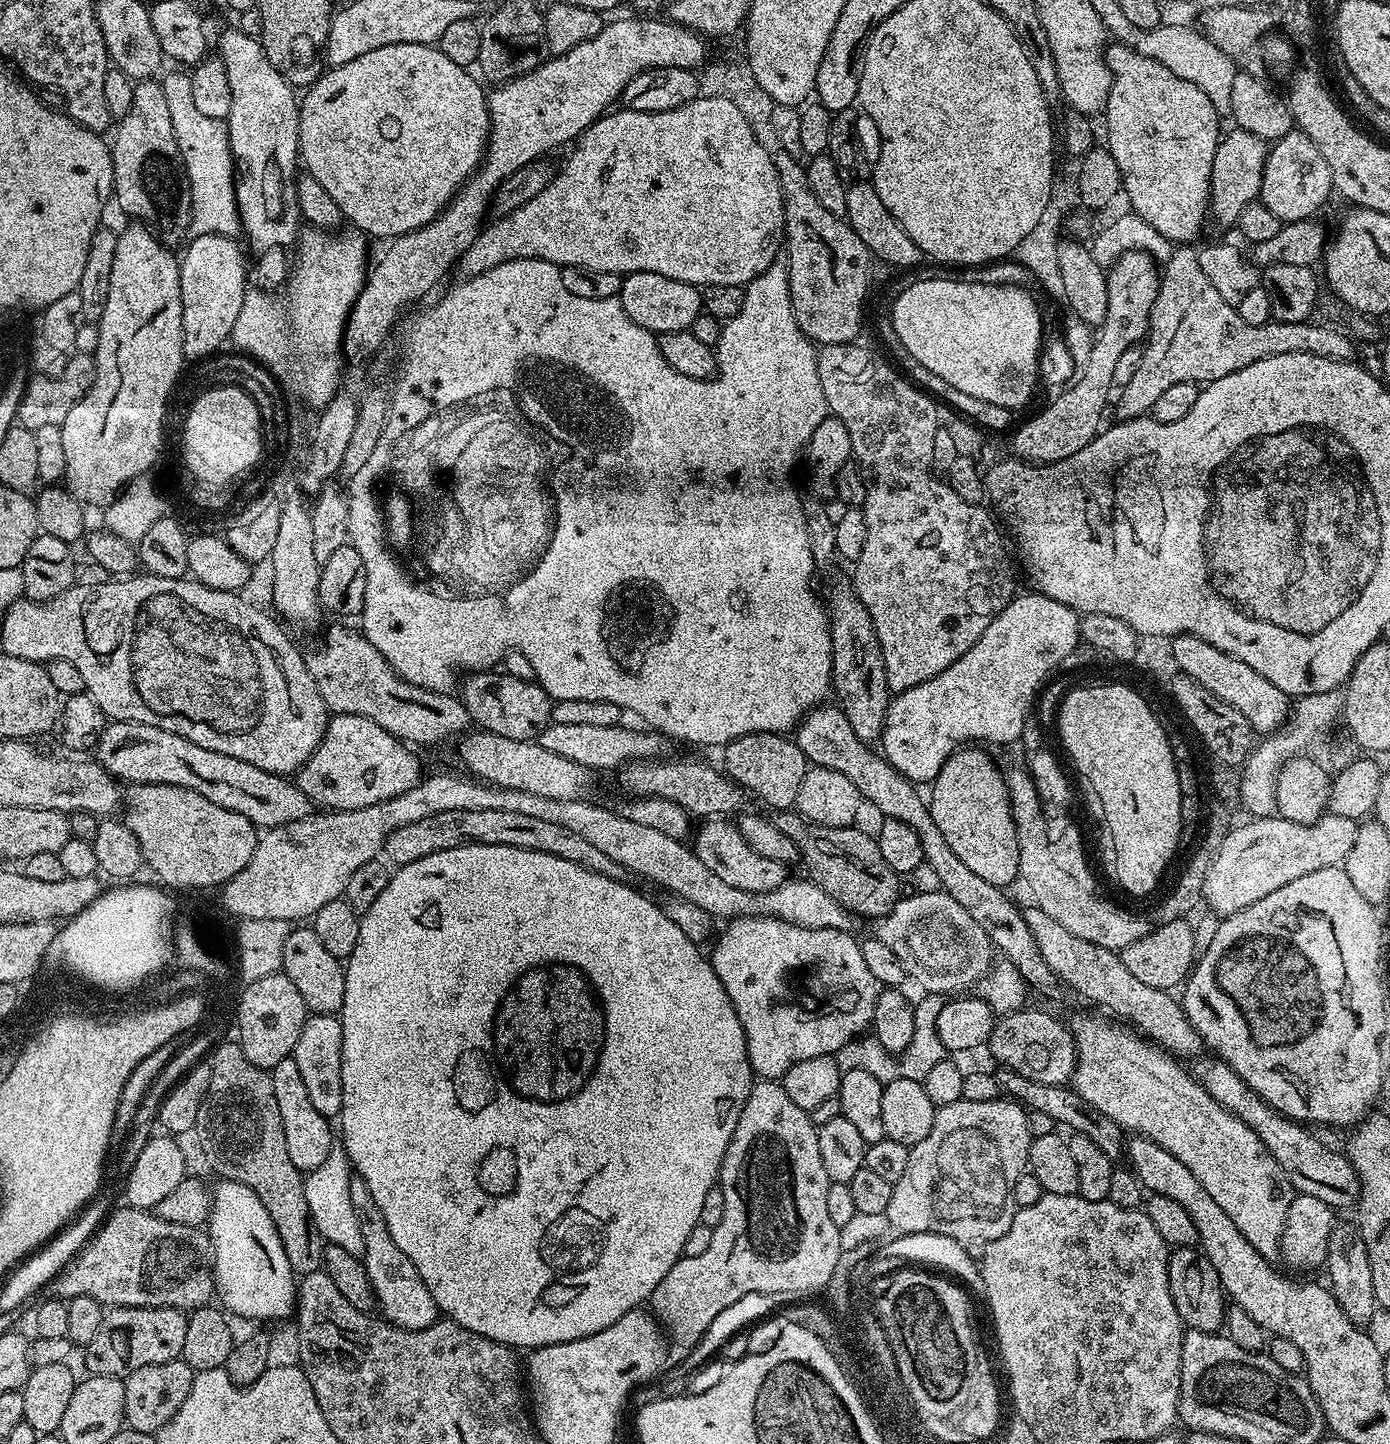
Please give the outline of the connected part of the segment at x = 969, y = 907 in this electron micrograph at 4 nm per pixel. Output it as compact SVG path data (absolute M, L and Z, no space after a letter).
M817 706L811 712L804 713L800 717L799 724L794 729L794 739L796 745L802 750L802 754L808 759L809 765L825 768L826 770L838 770L838 774L846 774L850 782L860 792L865 801L868 800L881 813L881 817L906 822L914 834L918 834L918 842L922 844L922 854L924 863L934 866L934 871L938 873L938 879L942 881L942 889L954 898L954 902L959 902L986 930L986 934L992 939L995 951L1005 960L1009 960L1018 970L1018 974L1024 980L1029 989L1032 988L1040 996L1056 996L1062 990L1062 984L1057 976L1051 972L1050 967L1043 961L1042 954L1039 953L1038 943L1035 942L1030 932L1029 926L1024 921L1024 913L1012 902L1005 889L994 886L990 882L985 882L974 874L946 846L946 838L942 835L942 830L934 823L932 811L927 806L925 797L920 797L917 785L911 780L888 765L879 751L871 745L862 742L858 734L850 727L850 722L846 722L846 714L840 707Z

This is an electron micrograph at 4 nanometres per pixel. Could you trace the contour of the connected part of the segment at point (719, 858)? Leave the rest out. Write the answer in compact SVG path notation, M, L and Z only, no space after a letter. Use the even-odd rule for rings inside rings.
M708 818L701 824L704 825L701 828L699 825L691 837L690 847L697 858L710 869L710 874L718 874L718 878L722 878L726 886L747 892L769 892L790 879L789 865L774 862L774 858L762 858L762 854L758 854L758 850L754 850L742 838L739 827L733 821L731 824L728 818Z

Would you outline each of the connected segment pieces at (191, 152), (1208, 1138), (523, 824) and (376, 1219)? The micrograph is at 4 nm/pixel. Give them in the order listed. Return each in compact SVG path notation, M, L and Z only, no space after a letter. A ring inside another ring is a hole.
M176 70L168 77L163 77L166 106L170 109L170 122L174 122L174 138L178 138L178 150L188 175L188 185L192 188L192 219L190 228L195 235L222 234L233 238L239 237L242 232L240 211L236 208L236 182L234 179L234 165L228 126L225 121L206 118L206 114L198 114L194 107L194 94L192 93L192 77L187 71Z
M1080 1016L1070 1024L1073 1041L1076 1043L1076 1069L1070 1079L1071 1087L1094 1110L1102 1110L1106 1118L1127 1130L1129 1133L1145 1136L1150 1142L1168 1150L1202 1182L1202 1187L1226 1214L1230 1214L1230 1222L1258 1250L1258 1254L1272 1258L1276 1252L1281 1251L1280 1235L1284 1229L1284 1219L1294 1195L1293 1189L1283 1172L1280 1171L1278 1162L1267 1152L1258 1150L1258 1141L1254 1130L1246 1126L1246 1122L1230 1114L1196 1081L1191 1071L1179 1068L1175 1059L1169 1058L1159 1047L1150 1043L1139 1035L1127 1032L1127 1027L1119 1023L1107 1024L1096 1016Z
M446 810L442 814L410 822L408 826L395 828L385 840L383 851L386 856L388 852L387 859L393 865L399 866L414 862L418 858L426 858L426 854L434 854L438 850L454 850L458 846L471 844L501 844L542 854L554 854L558 858L566 858L566 862L574 862L611 880L624 880L626 876L625 868L602 850L597 850L591 842L586 842L582 834L574 834L574 830L566 830L566 826L557 826L554 822L546 822L542 818L529 818L527 814L514 810Z
M353 1175L350 1182L350 1203L354 1205L354 1214L358 1214L358 1227L362 1229L364 1239L362 1259L379 1311L384 1311L381 1312L383 1319L406 1330L429 1328L438 1319L434 1298L430 1298L430 1290L426 1290L426 1282L422 1282L414 1262L410 1262L410 1258L398 1250L394 1238L390 1238L390 1230L386 1230L386 1218L382 1218L382 1210L378 1210L378 1202L374 1202L374 1194L370 1194L361 1176Z

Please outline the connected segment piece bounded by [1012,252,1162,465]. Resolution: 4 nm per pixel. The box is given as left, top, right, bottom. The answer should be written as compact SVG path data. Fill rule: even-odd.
M1127 252L1110 265L1106 275L1108 278L1106 282L1106 294L1108 295L1106 298L1106 314L1108 316L1103 324L1099 325L1098 331L1091 341L1089 358L1079 369L1078 375L1075 377L1077 380L1045 412L1040 412L1033 420L1026 421L1021 426L1020 433L1013 438L1012 448L1016 451L1013 453L1021 460L1029 461L1035 465L1053 464L1059 460L1070 458L1070 454L1078 454L1078 450L1082 450L1082 446L1089 444L1105 423L1105 421L1103 422L1104 411L1107 408L1109 411L1110 408L1110 397L1113 395L1112 383L1118 379L1118 373L1115 370L1118 358L1126 350L1137 347L1148 334L1148 320L1152 317L1152 307L1160 289L1160 277L1162 275L1157 261L1153 260L1146 252Z

